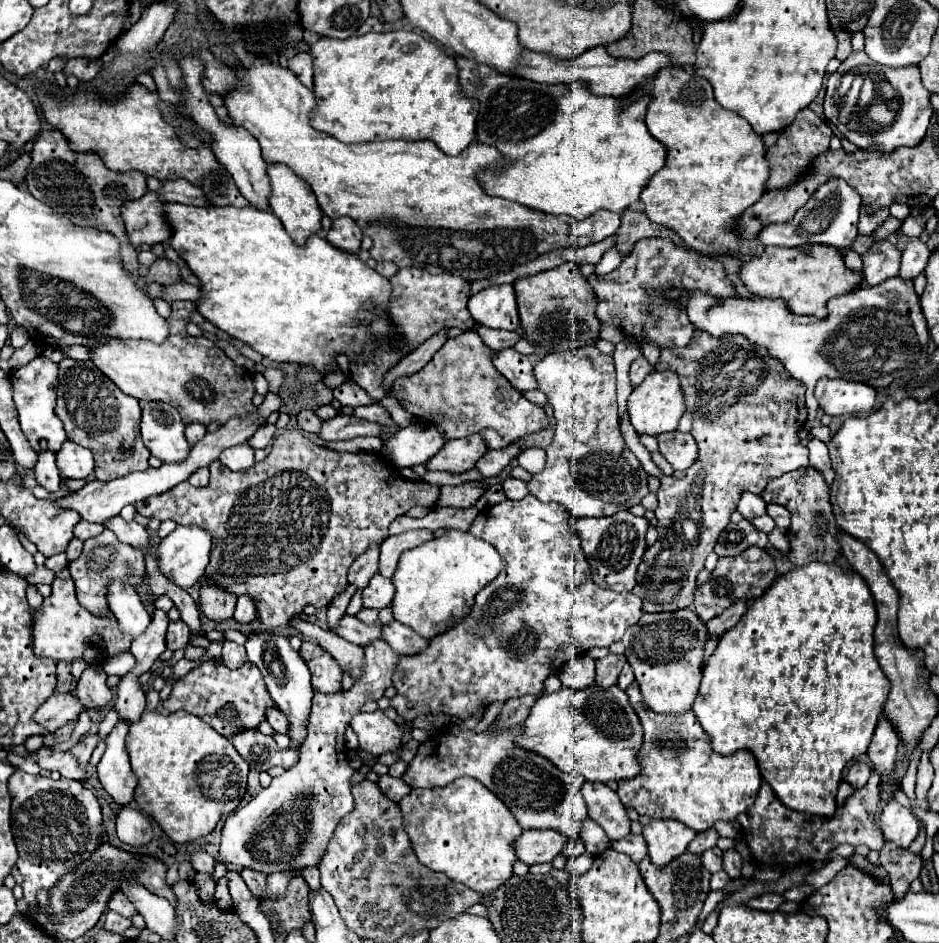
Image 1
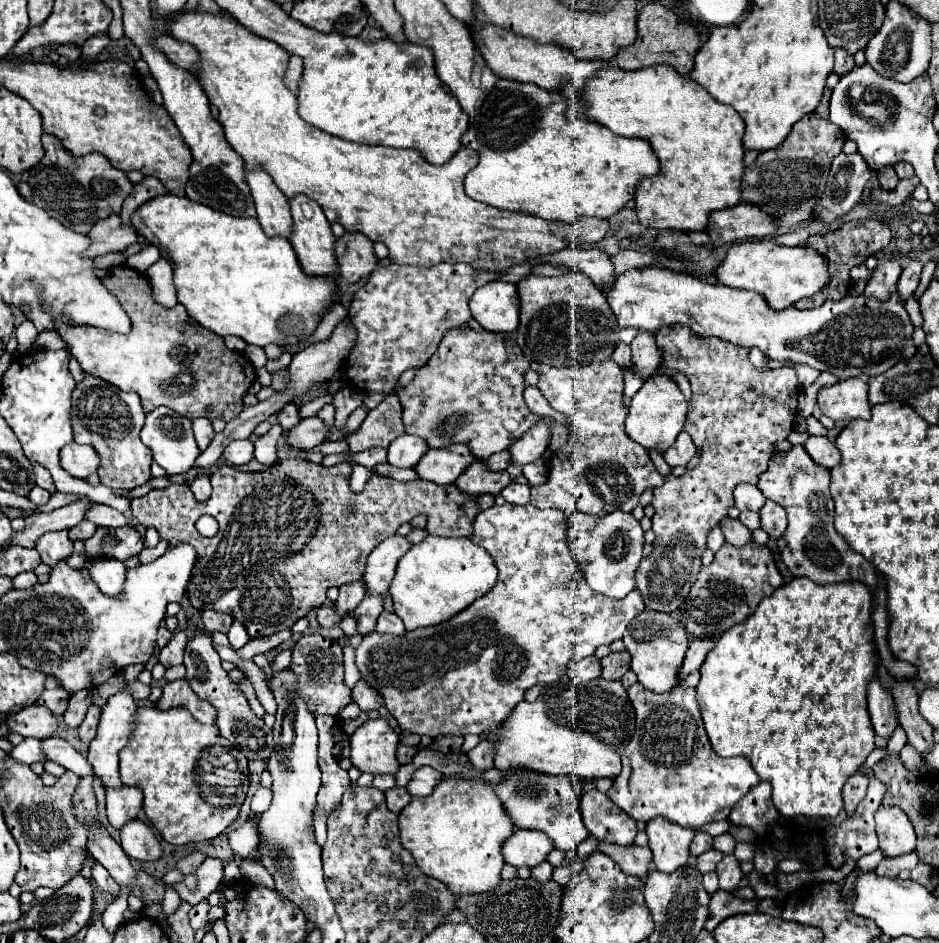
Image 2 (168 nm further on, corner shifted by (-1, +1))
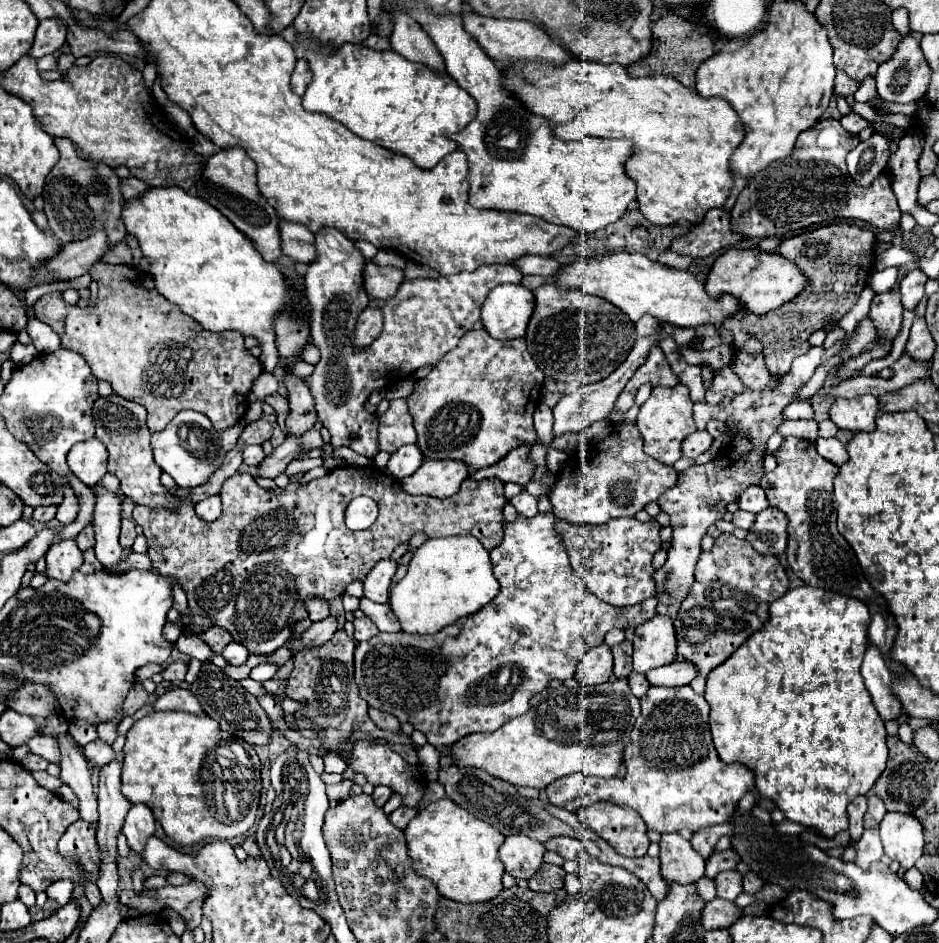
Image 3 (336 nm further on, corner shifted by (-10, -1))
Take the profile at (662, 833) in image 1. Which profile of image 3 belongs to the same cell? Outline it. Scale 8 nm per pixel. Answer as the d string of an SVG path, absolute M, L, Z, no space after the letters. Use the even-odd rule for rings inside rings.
M666 833L660 841L662 877L668 883L696 883L704 877L704 859L692 849L690 841L678 833Z

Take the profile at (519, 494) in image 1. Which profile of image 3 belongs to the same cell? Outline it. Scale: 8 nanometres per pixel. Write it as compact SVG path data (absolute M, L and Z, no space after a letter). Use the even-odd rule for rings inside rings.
M522 491L520 495L516 495L516 497L512 497L510 499L510 503L516 507L516 511L520 513L520 515L524 515L524 517L534 517L536 513L538 513L538 507L536 507L536 497L532 497L530 493L526 493L526 491Z

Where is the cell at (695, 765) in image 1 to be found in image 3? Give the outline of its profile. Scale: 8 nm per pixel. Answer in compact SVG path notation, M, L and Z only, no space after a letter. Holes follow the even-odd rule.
M690 685L684 687L650 687L648 693L640 699L642 713L636 719L636 725L630 733L630 743L624 747L624 763L626 775L623 778L599 778L575 773L570 777L556 779L546 787L546 797L552 805L578 813L590 803L608 801L614 805L632 807L646 823L650 831L658 833L674 833L680 829L700 831L704 827L726 823L736 809L740 797L754 787L752 771L740 763L724 763L720 761L708 725L708 707L702 695L696 695Z

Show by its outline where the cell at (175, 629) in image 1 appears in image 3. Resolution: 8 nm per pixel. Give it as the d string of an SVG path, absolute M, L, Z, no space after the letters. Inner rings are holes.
M174 661L172 665L168 665L168 667L162 671L162 677L164 677L166 681L170 681L172 687L178 687L178 685L184 681L186 671L188 671L188 665L186 665L186 663Z

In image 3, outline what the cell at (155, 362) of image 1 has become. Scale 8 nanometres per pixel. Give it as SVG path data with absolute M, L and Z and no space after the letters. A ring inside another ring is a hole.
M98 261L88 271L90 277L98 283L98 299L94 307L80 309L78 305L68 305L62 295L44 295L34 303L36 319L44 321L58 333L64 349L72 349L80 353L90 365L96 379L108 381L112 389L130 401L136 401L148 411L148 429L156 433L164 429L178 411L192 409L204 413L218 431L224 431L236 421L240 421L248 409L246 393L250 391L254 379L262 373L262 365L256 357L252 357L244 347L244 335L236 331L212 333L204 331L192 317L180 313L176 305L166 301L156 293L152 281L146 277L142 283L134 283L132 277L144 277L134 267L128 265L108 265Z

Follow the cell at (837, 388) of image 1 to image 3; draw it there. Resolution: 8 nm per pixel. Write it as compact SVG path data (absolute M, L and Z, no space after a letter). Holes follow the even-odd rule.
M872 395L854 399L836 399L830 407L830 419L838 429L846 431L872 431L874 419L878 415L878 399Z

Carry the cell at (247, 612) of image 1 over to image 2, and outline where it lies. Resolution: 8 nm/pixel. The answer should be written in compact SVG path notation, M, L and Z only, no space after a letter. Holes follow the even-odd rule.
M233 621L233 625L231 625L231 629L229 629L229 641L231 641L231 647L237 647L237 649L241 649L247 641L249 641L249 635L247 635L247 629L243 627L243 623L239 623L239 621Z

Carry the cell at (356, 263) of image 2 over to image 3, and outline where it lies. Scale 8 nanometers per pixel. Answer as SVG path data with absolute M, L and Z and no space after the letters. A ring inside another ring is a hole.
M372 261L366 263L364 289L370 297L386 301L396 295L400 283L404 283L404 271L400 271L396 267L380 267Z

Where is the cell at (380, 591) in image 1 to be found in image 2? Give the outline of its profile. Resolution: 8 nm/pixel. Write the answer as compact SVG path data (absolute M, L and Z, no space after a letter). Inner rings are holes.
M367 595L359 607L355 609L355 619L357 619L357 633L361 635L367 635L375 629L375 623L377 623L377 617L381 615L383 611L383 595Z

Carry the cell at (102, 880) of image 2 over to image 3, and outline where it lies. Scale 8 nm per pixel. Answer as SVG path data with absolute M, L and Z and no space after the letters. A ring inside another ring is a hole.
M78 819L66 829L66 833L58 843L60 853L64 853L64 857L72 853L72 857L76 857L80 865L84 865L86 873L94 873L94 869L96 871L100 869L100 851L96 847L94 835L96 835L96 829L88 829L88 823Z

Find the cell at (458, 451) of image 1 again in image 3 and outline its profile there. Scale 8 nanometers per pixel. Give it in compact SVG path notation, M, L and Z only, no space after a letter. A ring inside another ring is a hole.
M424 461L420 469L400 481L400 487L410 495L432 495L438 499L452 497L468 477L468 467L462 461Z

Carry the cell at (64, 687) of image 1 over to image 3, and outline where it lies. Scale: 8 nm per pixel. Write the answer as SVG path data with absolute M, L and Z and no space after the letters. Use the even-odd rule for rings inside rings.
M26 683L16 691L16 697L8 701L8 707L16 713L30 715L30 717L48 717L54 713L60 713L60 705L56 697L50 693L48 687Z

